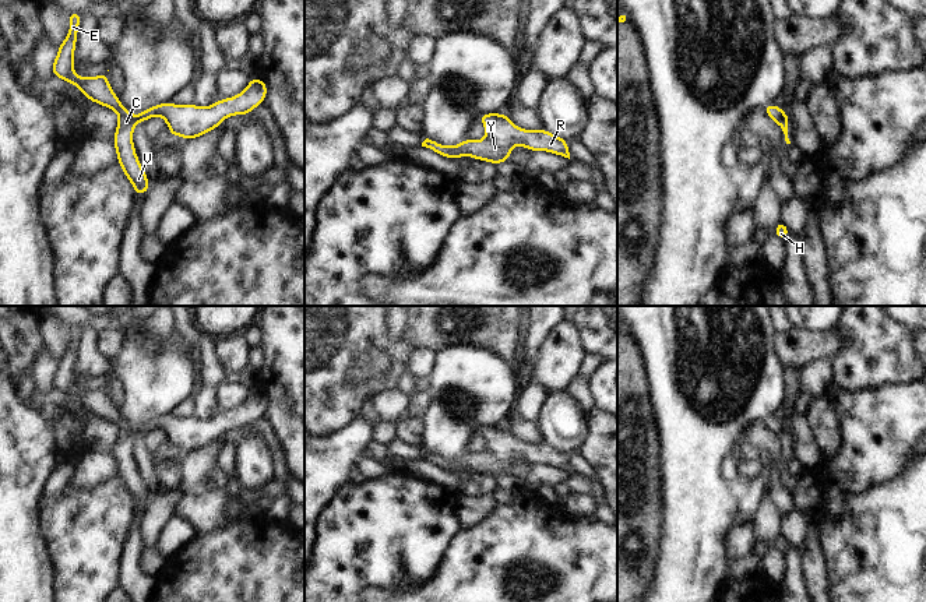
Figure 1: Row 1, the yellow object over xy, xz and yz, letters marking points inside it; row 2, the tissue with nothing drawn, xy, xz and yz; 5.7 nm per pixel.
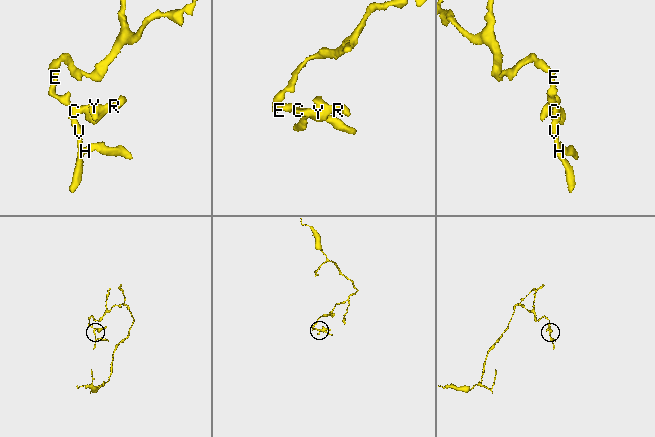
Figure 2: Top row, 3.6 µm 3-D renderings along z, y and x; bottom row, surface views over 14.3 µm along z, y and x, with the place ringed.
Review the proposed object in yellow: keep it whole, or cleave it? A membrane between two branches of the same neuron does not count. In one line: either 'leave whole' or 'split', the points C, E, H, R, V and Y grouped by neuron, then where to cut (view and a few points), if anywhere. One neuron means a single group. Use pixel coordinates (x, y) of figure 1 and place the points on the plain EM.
leave whole | C E H R V Y | no cut

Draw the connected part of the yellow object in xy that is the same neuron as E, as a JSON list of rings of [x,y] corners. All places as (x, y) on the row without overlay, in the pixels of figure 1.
[[[78,324],[68,325],[70,344],[59,359],[59,366],[52,379],[52,387],[78,399],[89,413],[101,416],[119,427],[113,458],[116,460],[117,475],[127,492],[133,496],[135,507],[144,510],[151,500],[133,458],[135,436],[145,436],[151,430],[161,427],[169,439],[169,448],[182,448],[186,454],[216,441],[229,429],[250,427],[267,409],[268,399],[256,390],[250,392],[242,406],[222,413],[219,412],[208,420],[200,420],[194,416],[179,419],[168,413],[156,419],[149,419],[137,429],[131,429],[117,408],[110,402],[108,384],[92,391],[84,391],[74,386],[73,373],[81,328]]]

